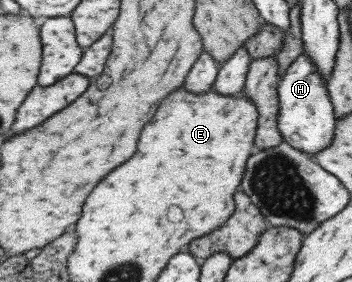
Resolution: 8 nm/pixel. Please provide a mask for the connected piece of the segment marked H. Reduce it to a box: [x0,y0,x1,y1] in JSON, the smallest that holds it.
[276,54,335,156]

